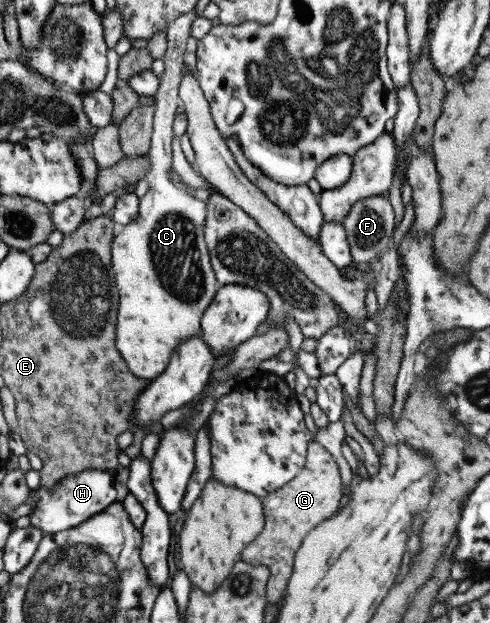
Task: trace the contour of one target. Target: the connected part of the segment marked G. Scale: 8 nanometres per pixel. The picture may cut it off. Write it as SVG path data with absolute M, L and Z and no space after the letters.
M312 439L307 448L305 465L296 477L262 498L264 528L256 537L257 541L251 541L243 549L241 559L249 561L251 565L266 565L270 569L266 583L268 603L279 605L281 602L292 576L296 551L309 531L340 508L342 488L339 466L333 460L333 455L321 443Z

